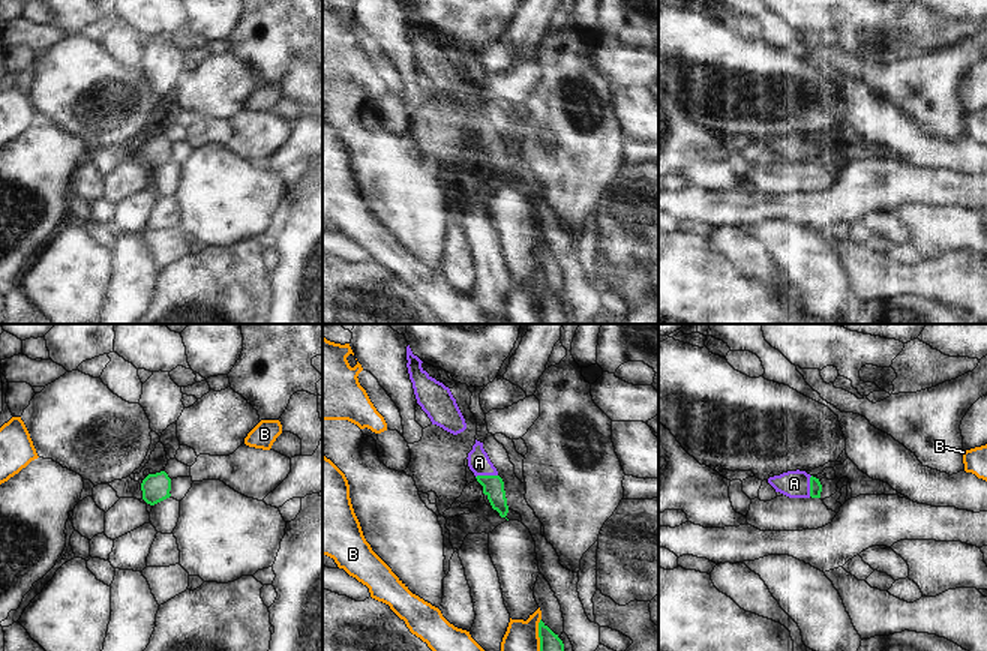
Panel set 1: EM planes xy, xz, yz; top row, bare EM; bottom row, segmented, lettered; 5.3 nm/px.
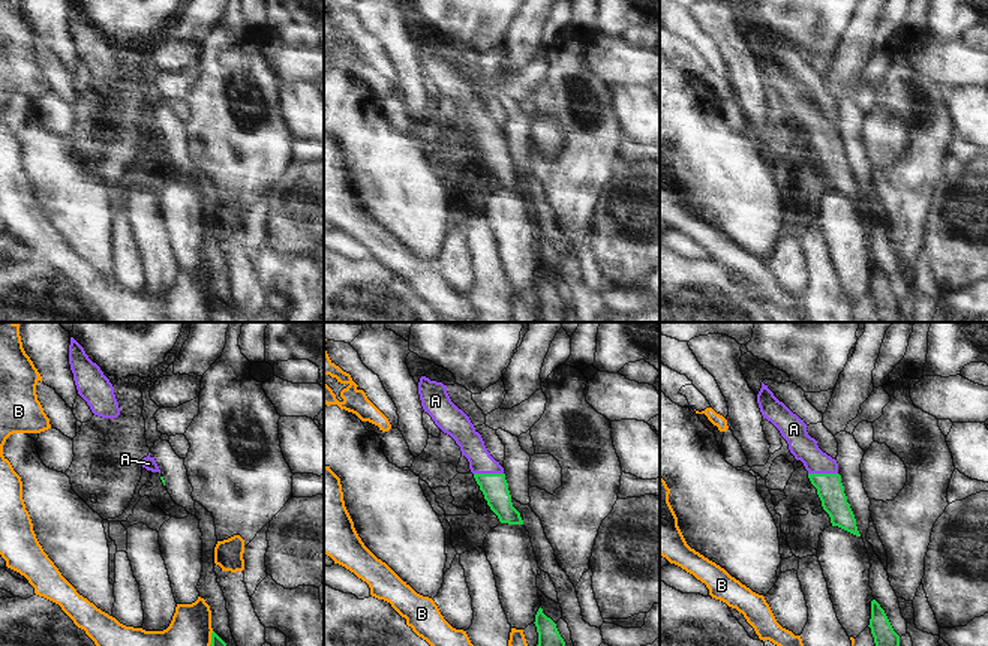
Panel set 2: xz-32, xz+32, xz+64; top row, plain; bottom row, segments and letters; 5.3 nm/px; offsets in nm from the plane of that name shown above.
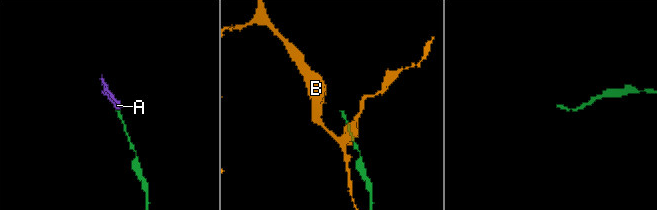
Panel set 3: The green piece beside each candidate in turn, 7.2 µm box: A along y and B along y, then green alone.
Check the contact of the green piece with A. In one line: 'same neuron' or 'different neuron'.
same neuron

